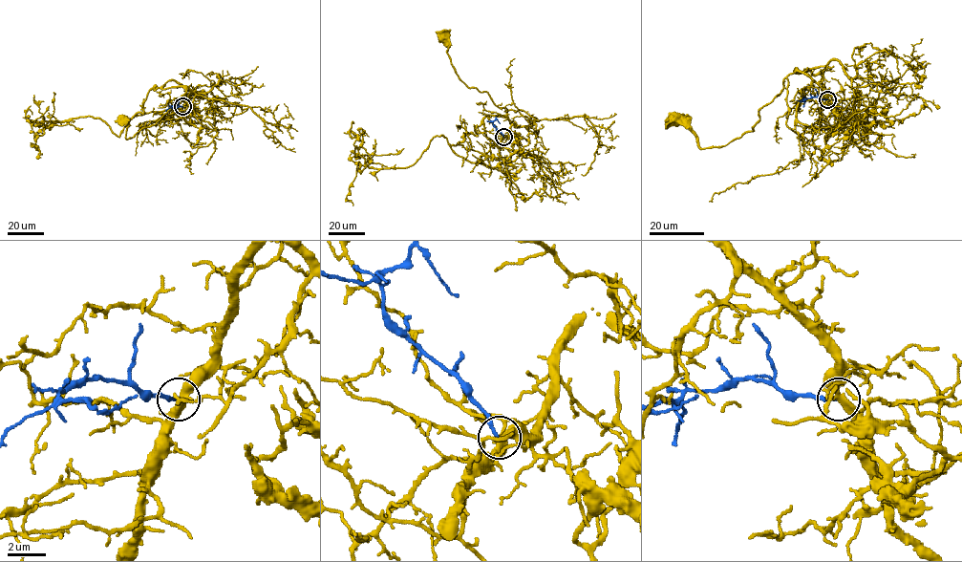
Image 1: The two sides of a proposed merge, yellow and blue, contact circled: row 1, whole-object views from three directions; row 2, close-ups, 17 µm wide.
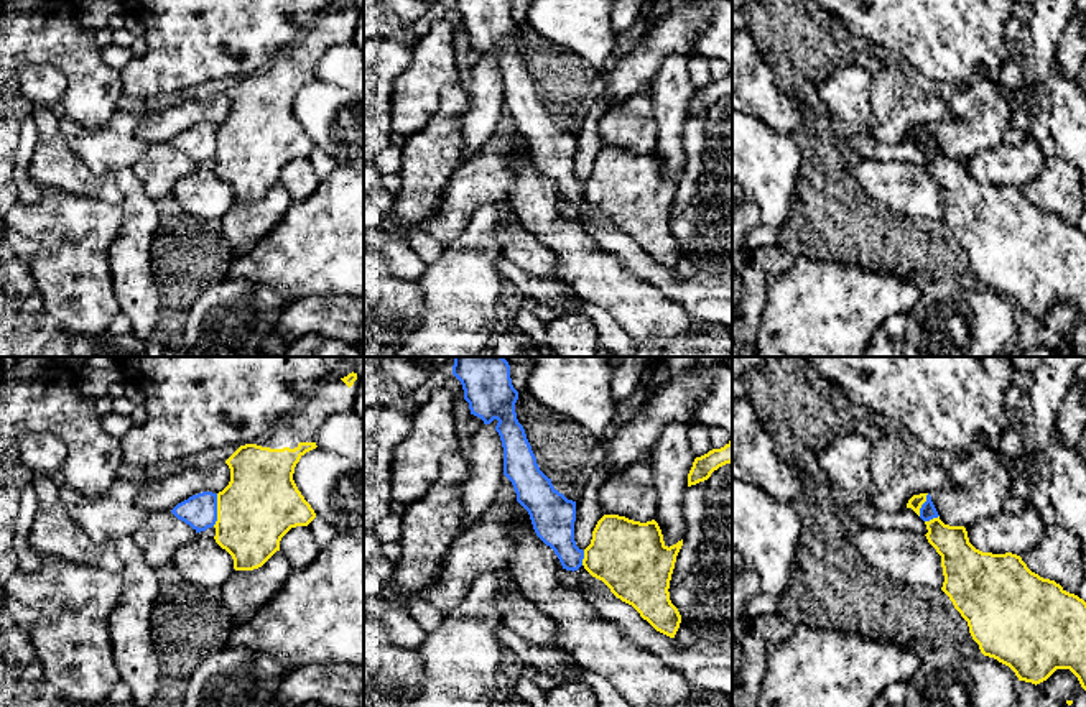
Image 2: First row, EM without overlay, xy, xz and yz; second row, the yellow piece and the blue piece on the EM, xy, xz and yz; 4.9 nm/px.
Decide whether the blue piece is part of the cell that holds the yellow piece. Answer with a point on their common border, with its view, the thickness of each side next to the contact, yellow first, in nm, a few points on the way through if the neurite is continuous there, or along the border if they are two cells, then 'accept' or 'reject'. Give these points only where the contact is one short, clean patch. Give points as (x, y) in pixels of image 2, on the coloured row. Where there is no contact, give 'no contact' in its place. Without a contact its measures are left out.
contact xy (218, 510); calibres 380 and 170 nm; reject

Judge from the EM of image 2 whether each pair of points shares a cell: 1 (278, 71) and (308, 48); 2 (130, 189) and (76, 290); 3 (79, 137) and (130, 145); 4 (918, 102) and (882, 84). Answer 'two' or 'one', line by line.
1: one
2: two
3: one
4: one

